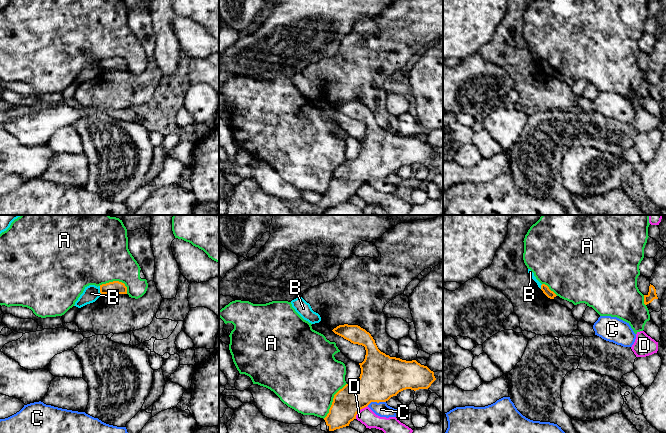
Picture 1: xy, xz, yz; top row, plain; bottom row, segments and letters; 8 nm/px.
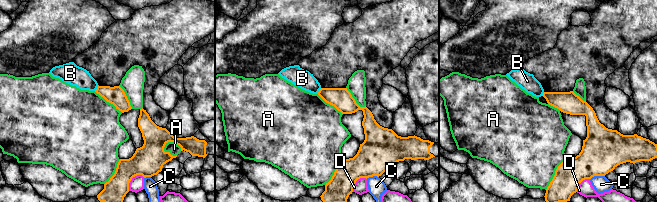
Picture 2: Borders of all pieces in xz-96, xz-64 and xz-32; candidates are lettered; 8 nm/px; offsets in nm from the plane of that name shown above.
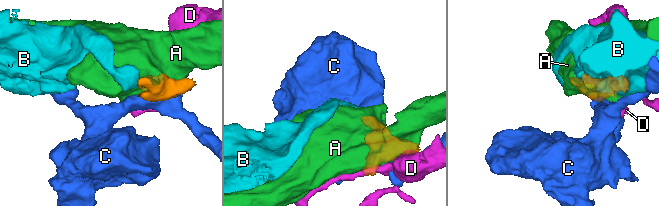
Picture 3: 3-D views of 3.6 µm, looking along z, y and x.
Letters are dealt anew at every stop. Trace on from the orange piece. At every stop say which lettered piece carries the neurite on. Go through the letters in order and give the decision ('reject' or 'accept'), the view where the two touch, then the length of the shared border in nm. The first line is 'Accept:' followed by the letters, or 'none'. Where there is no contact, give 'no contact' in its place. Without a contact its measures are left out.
Accept: none
A: reject; meets orange in xz; contact 340 nm long
B: reject; meets orange in xy; contact 70 nm long
C: reject; meets orange in xz; contact 160 nm long
D: reject; meets orange in xz; contact 150 nm long

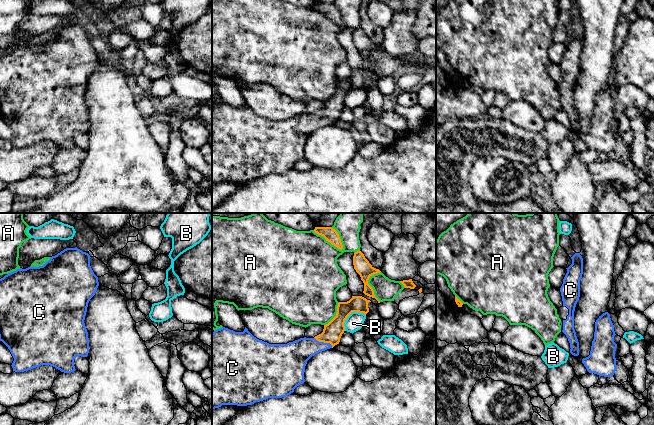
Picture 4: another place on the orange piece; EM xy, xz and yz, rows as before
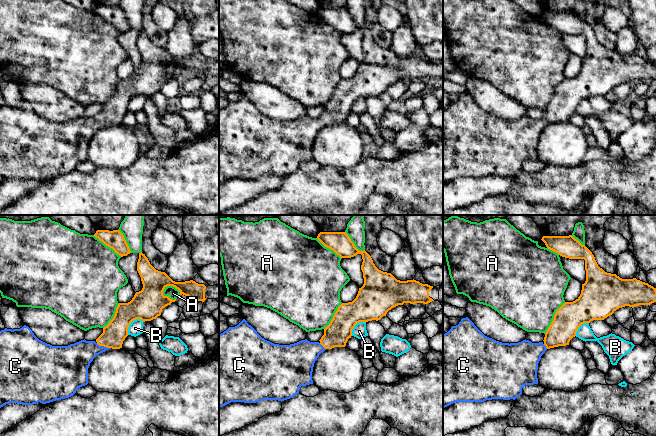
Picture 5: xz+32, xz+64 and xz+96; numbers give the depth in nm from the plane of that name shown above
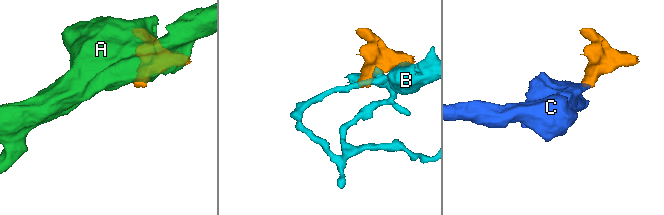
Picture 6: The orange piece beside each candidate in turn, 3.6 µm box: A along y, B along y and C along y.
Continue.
Accept: C
A: reject; meets orange in xz; contact 280 nm long
B: reject; meets orange in xz; contact 220 nm long
C: accept; meets orange in xz; contact 170 nm long

